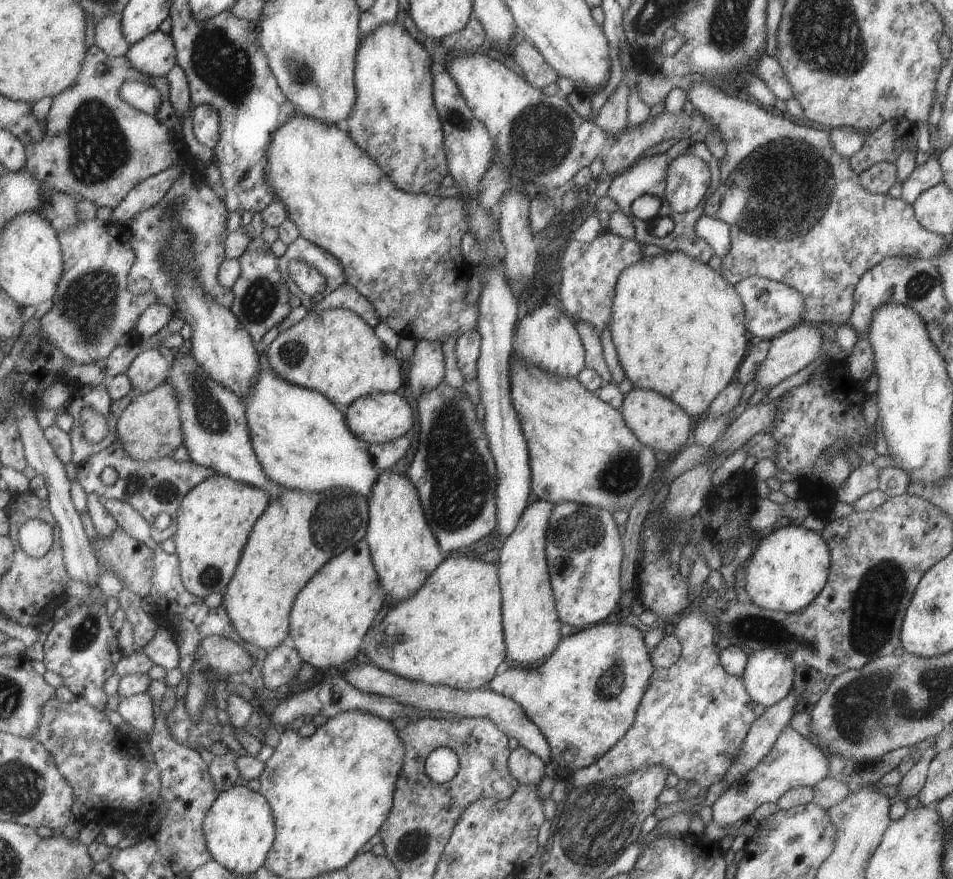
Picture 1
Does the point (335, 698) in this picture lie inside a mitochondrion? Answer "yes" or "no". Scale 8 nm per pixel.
no

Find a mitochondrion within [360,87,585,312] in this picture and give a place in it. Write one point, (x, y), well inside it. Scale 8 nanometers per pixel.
(540, 136)

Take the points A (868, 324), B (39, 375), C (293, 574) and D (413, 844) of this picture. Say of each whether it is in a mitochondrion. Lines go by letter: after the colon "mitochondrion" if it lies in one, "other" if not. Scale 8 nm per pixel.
A: other
B: other
C: other
D: mitochondrion

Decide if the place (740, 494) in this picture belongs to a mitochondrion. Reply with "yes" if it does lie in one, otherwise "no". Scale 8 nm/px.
no

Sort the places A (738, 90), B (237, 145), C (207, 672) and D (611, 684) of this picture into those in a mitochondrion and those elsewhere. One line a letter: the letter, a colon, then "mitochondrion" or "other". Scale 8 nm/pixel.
A: other
B: other
C: other
D: mitochondrion

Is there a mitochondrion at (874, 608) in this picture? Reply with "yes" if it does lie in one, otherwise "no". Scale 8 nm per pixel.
yes

